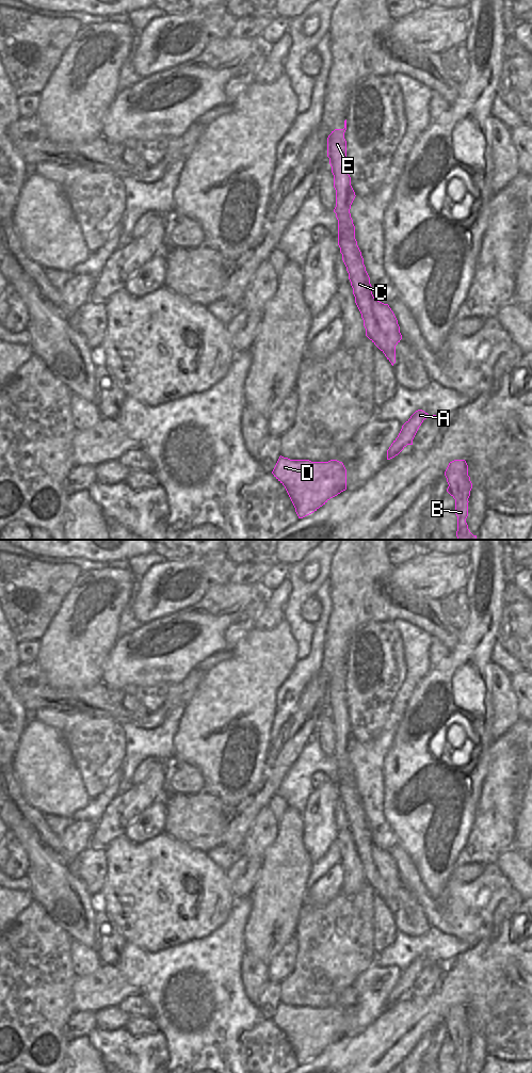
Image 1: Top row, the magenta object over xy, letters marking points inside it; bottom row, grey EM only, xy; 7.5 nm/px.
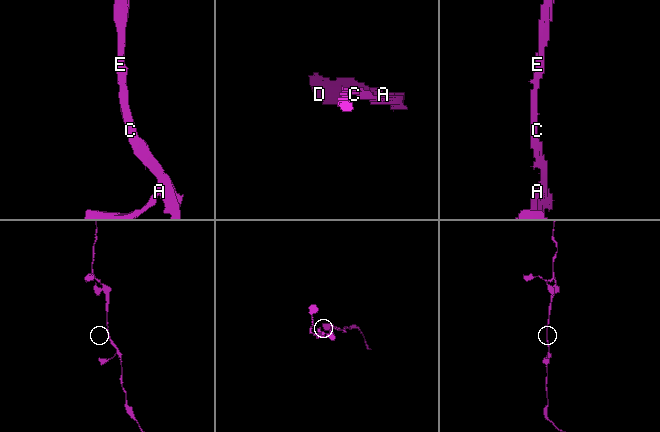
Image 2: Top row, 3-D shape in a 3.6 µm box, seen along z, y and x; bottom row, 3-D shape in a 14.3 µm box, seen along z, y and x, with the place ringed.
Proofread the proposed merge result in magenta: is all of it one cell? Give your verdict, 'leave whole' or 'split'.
leave whole

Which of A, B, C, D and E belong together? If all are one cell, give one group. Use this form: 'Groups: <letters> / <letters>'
Groups: A B C D E

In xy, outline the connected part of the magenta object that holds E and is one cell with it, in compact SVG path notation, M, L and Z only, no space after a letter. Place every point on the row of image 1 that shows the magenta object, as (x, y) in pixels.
M346 119L343 129L335 129L327 138L327 157L329 158L336 190L334 212L338 220L338 245L349 273L355 303L364 320L366 336L393 366L396 363L396 346L402 339L402 335L398 320L389 305L375 300L372 294L370 277L355 239L355 226L350 209L356 195L351 186L346 162L345 130Z

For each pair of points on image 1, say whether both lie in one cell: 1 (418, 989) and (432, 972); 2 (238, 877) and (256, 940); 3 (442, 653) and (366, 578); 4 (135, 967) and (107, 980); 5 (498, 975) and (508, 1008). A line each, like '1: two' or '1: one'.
1: one
2: two
3: two
4: two
5: two

